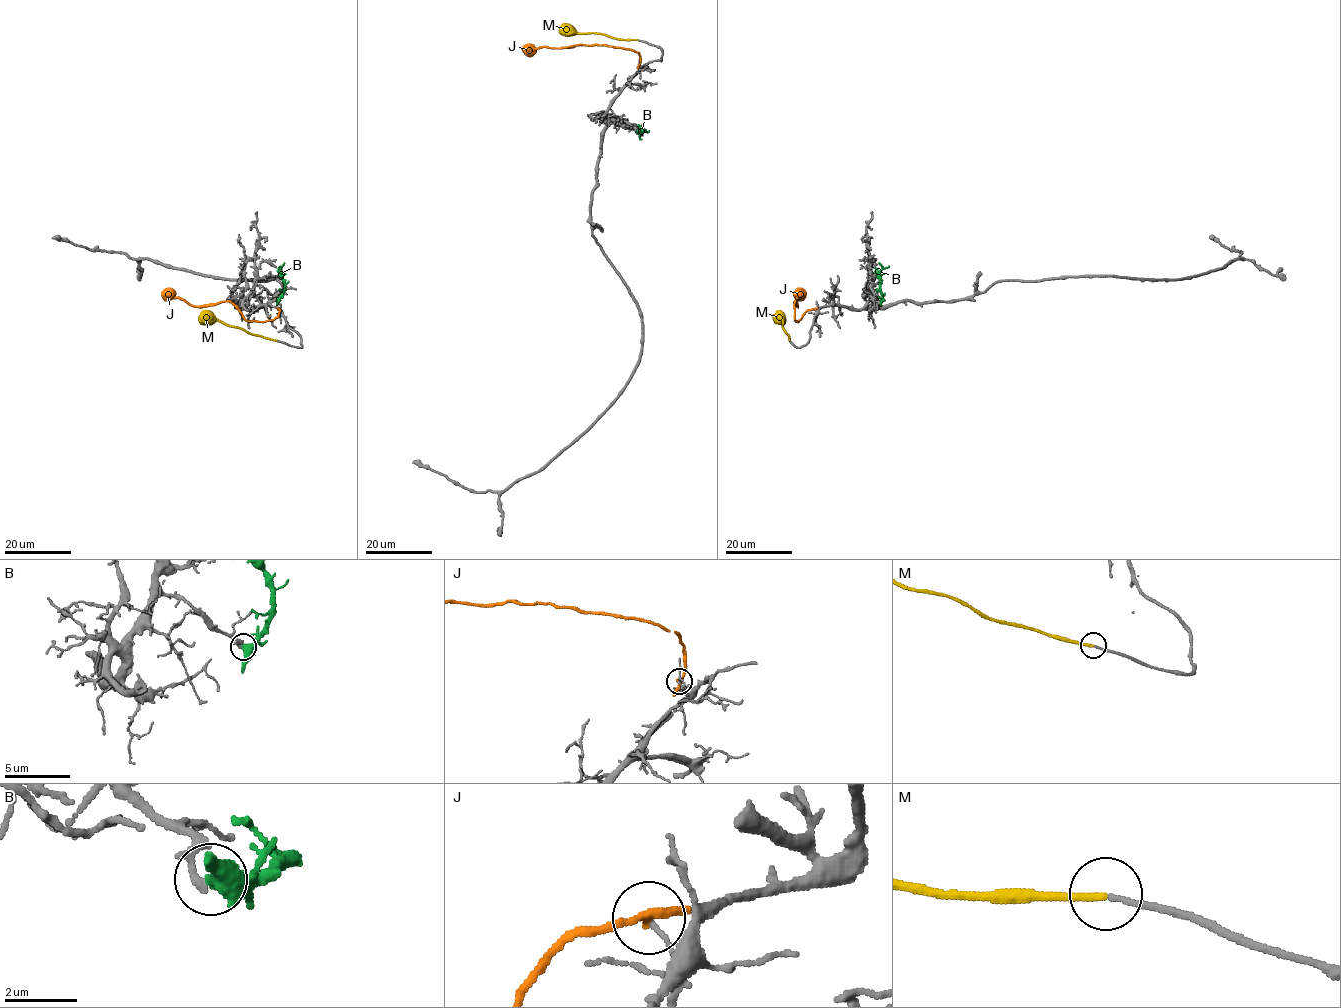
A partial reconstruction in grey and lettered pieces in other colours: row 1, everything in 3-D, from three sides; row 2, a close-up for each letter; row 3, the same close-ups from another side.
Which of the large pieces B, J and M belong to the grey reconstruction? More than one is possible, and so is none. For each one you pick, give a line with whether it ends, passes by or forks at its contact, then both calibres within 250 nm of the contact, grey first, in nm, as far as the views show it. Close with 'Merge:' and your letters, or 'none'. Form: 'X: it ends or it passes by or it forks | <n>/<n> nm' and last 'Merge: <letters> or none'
M: it ends | 140/200 nm
Merge: M

